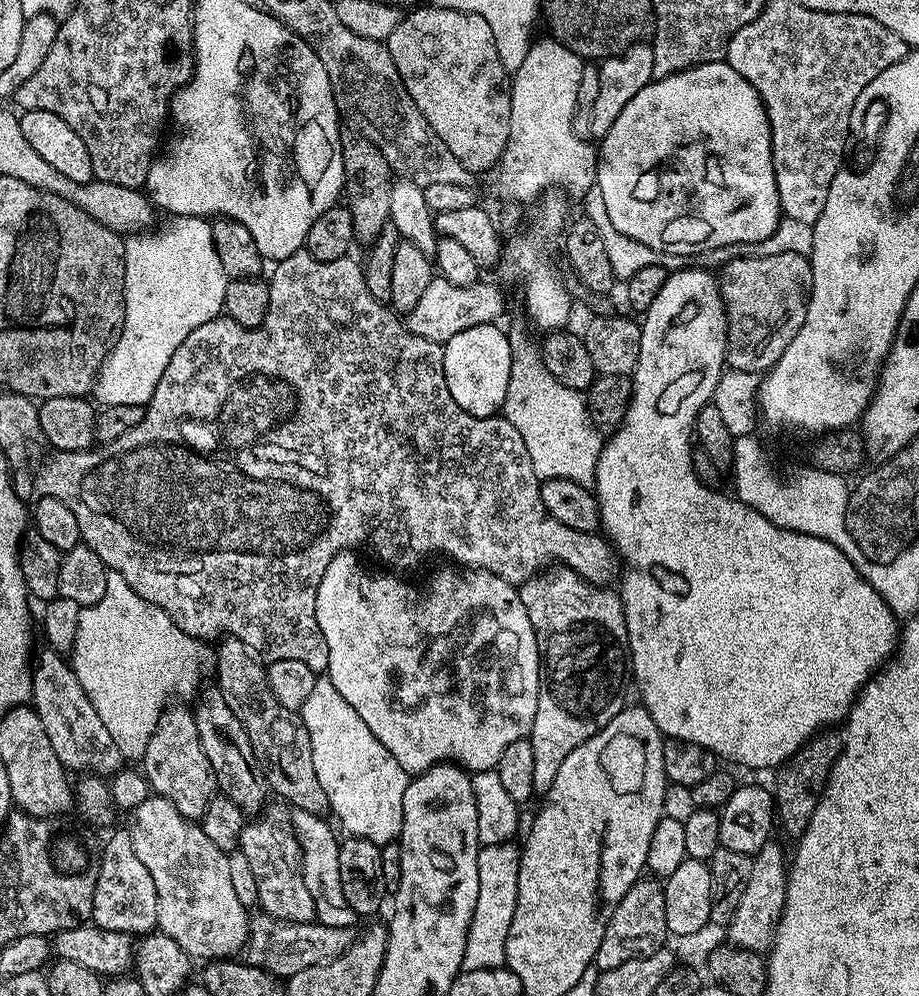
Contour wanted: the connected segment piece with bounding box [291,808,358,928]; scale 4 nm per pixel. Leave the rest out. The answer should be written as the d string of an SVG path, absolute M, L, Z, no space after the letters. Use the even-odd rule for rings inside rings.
M292 808L292 825L298 838L298 846L302 854L302 874L306 878L306 886L310 890L310 898L314 898L316 920L326 926L350 928L357 923L358 917L350 910L350 902L346 902L346 894L342 894L342 874L338 870L338 854L340 840L332 833L330 825L321 814L310 814L301 808Z

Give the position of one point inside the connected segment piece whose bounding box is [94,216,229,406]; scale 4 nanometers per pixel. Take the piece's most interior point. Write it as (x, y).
(174, 282)

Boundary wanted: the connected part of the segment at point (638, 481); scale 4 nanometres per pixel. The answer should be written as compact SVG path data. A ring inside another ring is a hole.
M690 268L671 273L662 290L658 290L658 298L654 298L648 311L643 313L638 366L630 377L632 401L626 410L623 424L605 439L604 448L596 463L594 491L600 507L600 528L616 549L624 567L618 595L626 618L632 675L635 687L640 687L639 703L650 714L650 718L654 718L658 730L673 740L698 742L698 746L710 750L721 761L729 760L730 763L741 764L744 768L776 770L821 730L836 726L832 724L839 720L841 723L847 717L853 700L860 695L861 688L893 659L902 628L898 617L892 613L882 594L878 594L878 590L874 590L874 586L866 582L854 562L850 562L850 558L846 558L846 554L842 554L838 546L822 538L774 526L770 518L758 514L758 510L746 506L746 502L737 500L735 495L723 496L700 481L700 476L692 465L694 429L696 419L713 399L719 378L726 371L728 313L724 310L724 293L719 279L713 273L711 276L704 268Z

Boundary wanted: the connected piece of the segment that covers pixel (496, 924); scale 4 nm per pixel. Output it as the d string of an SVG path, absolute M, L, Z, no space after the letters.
M486 844L478 854L478 903L474 906L474 918L470 918L463 970L505 967L506 938L510 922L514 922L514 906L518 906L520 848L514 845Z

